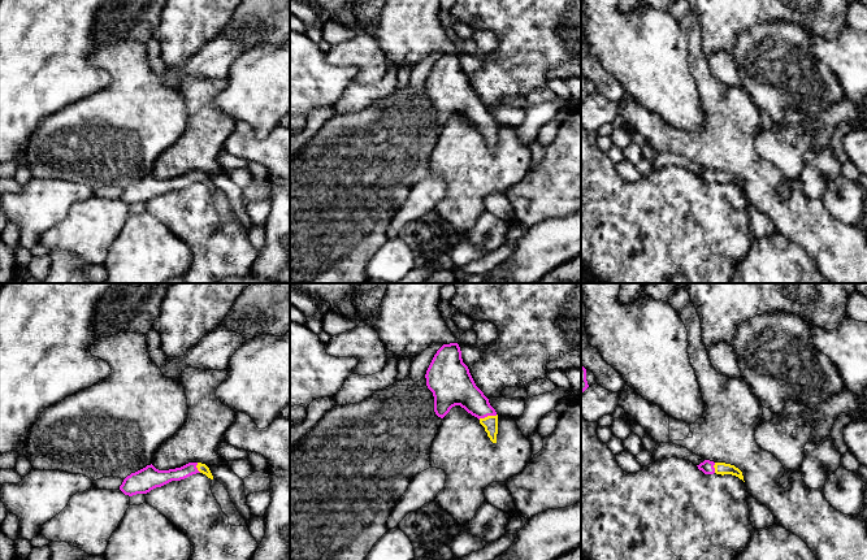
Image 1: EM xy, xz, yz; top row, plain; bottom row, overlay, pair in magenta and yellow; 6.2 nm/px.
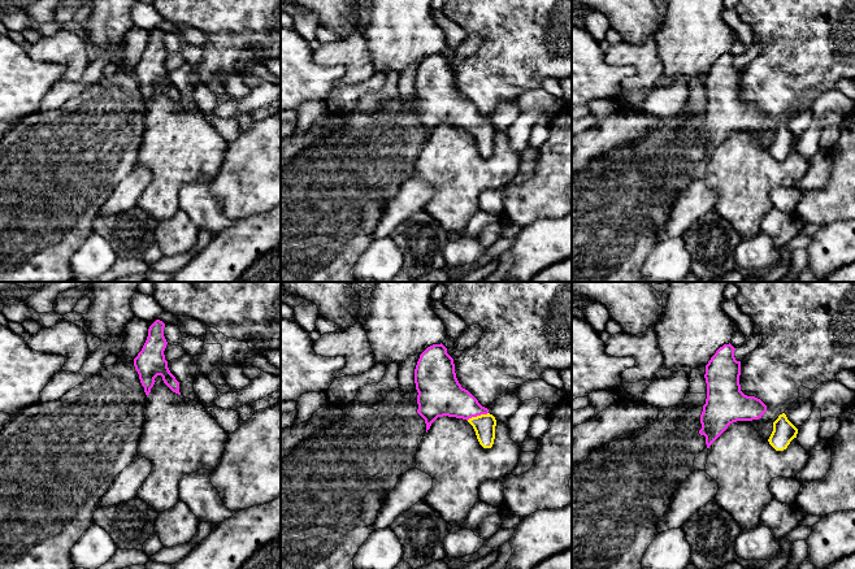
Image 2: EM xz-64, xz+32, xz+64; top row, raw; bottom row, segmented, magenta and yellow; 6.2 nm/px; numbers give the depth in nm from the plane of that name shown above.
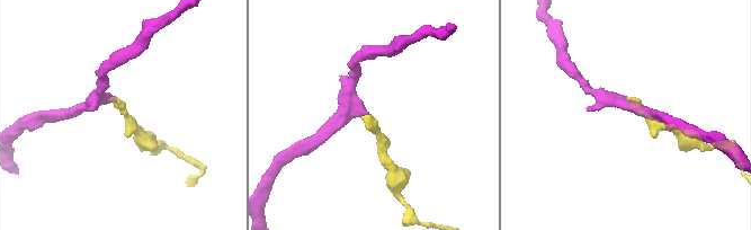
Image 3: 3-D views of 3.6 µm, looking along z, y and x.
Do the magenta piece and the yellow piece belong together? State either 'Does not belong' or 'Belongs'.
Belongs

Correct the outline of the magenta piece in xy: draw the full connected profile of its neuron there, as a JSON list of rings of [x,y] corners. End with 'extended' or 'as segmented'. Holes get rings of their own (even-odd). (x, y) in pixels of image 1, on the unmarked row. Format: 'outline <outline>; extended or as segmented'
outline [[[188,172],[181,177],[159,179],[152,173],[127,185],[120,199],[129,205],[147,203],[156,196],[161,196],[172,190],[181,190],[192,183],[203,182],[213,188],[209,177],[201,172]]]; extended

